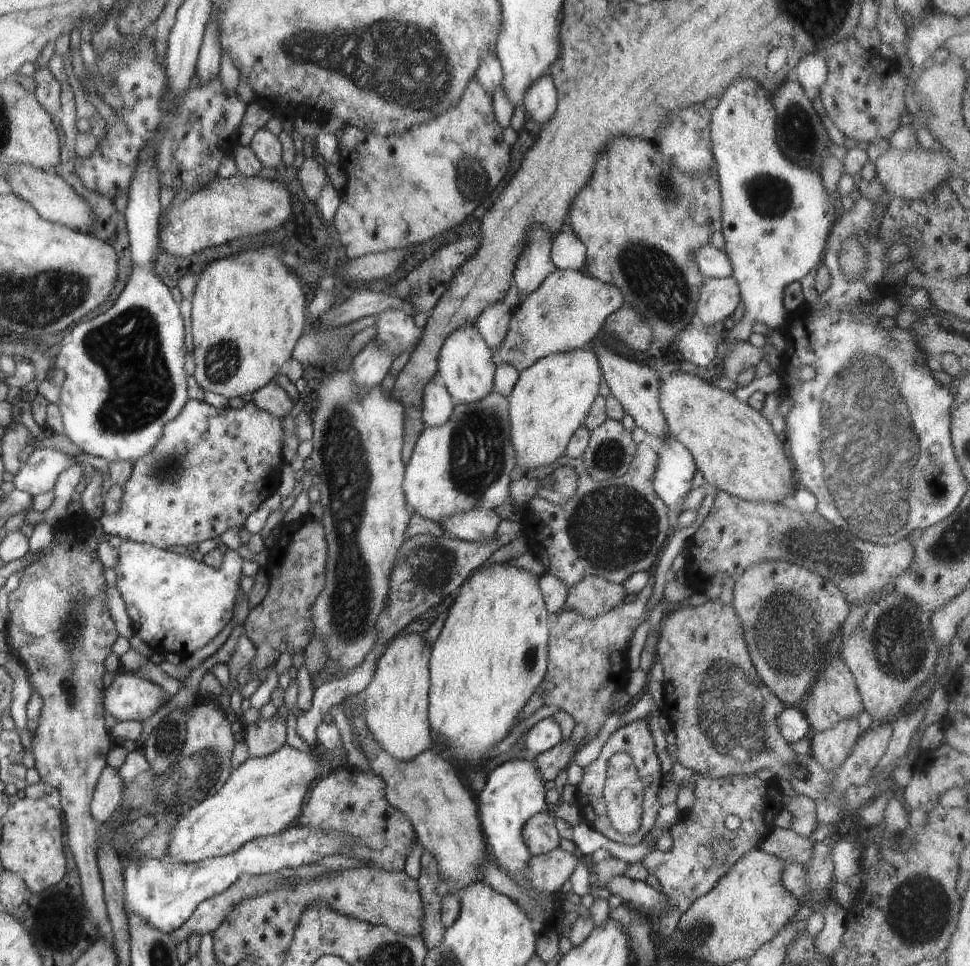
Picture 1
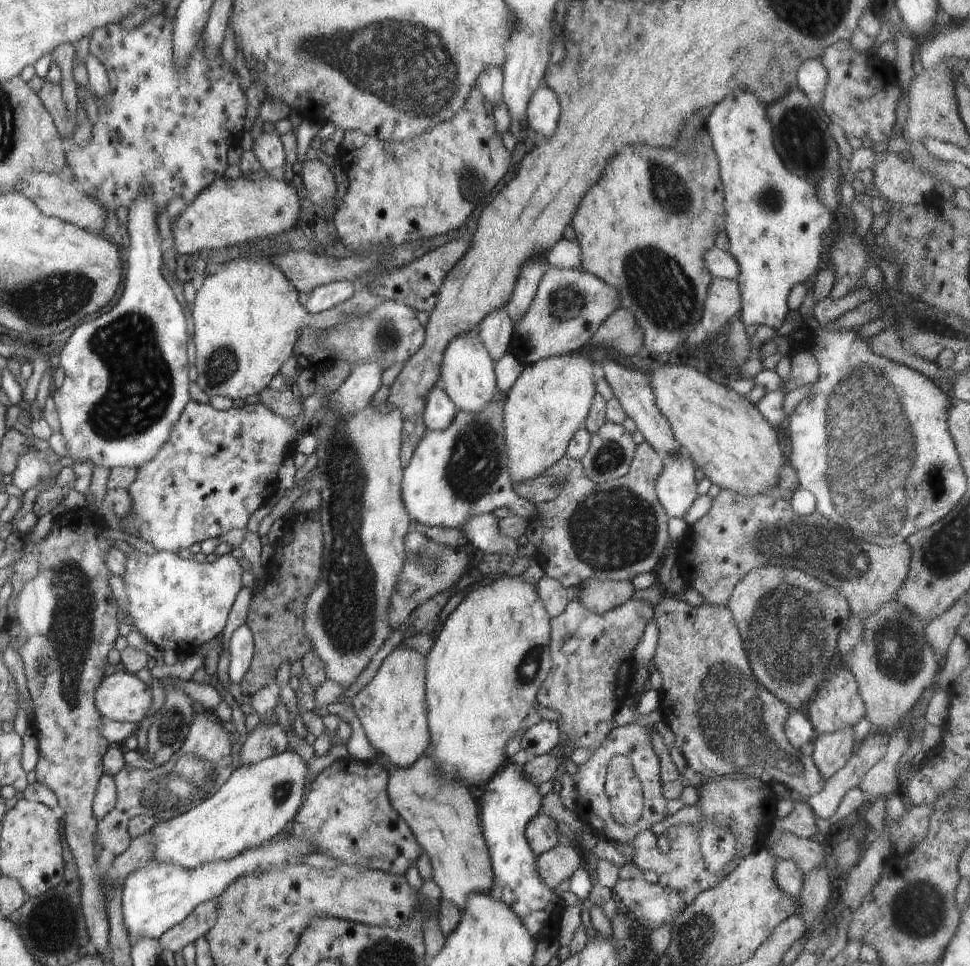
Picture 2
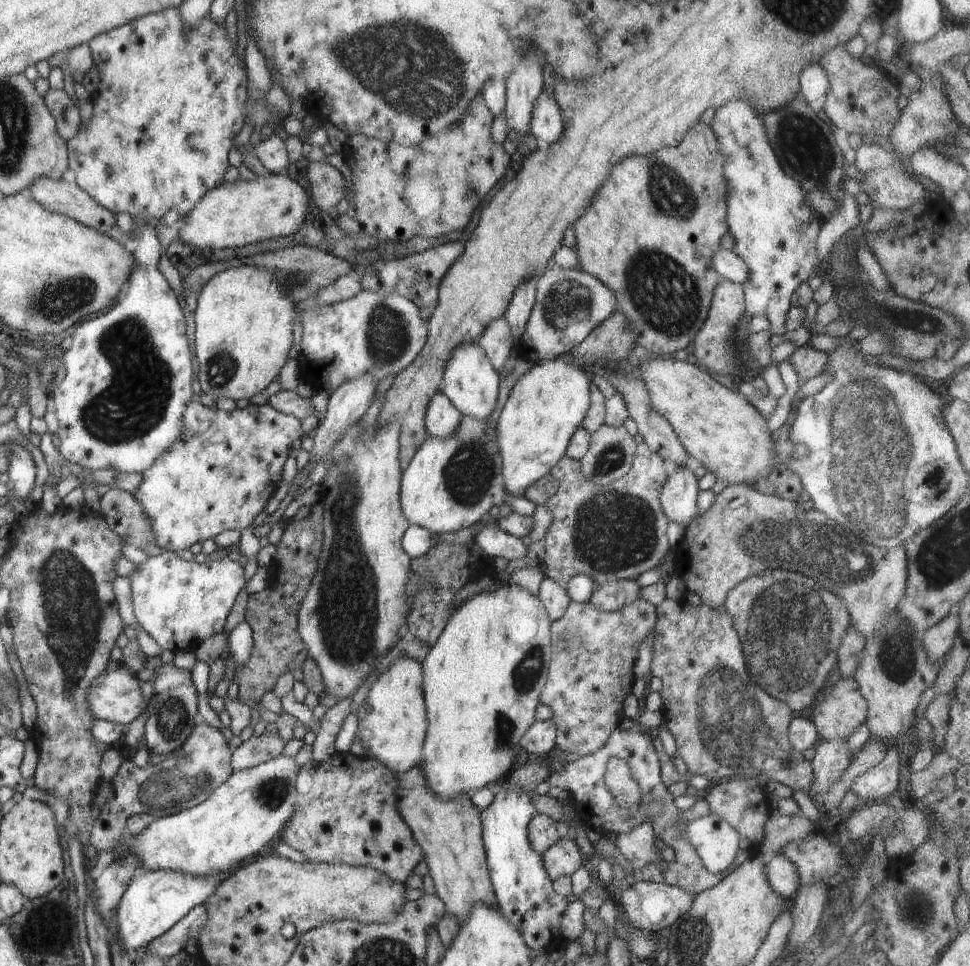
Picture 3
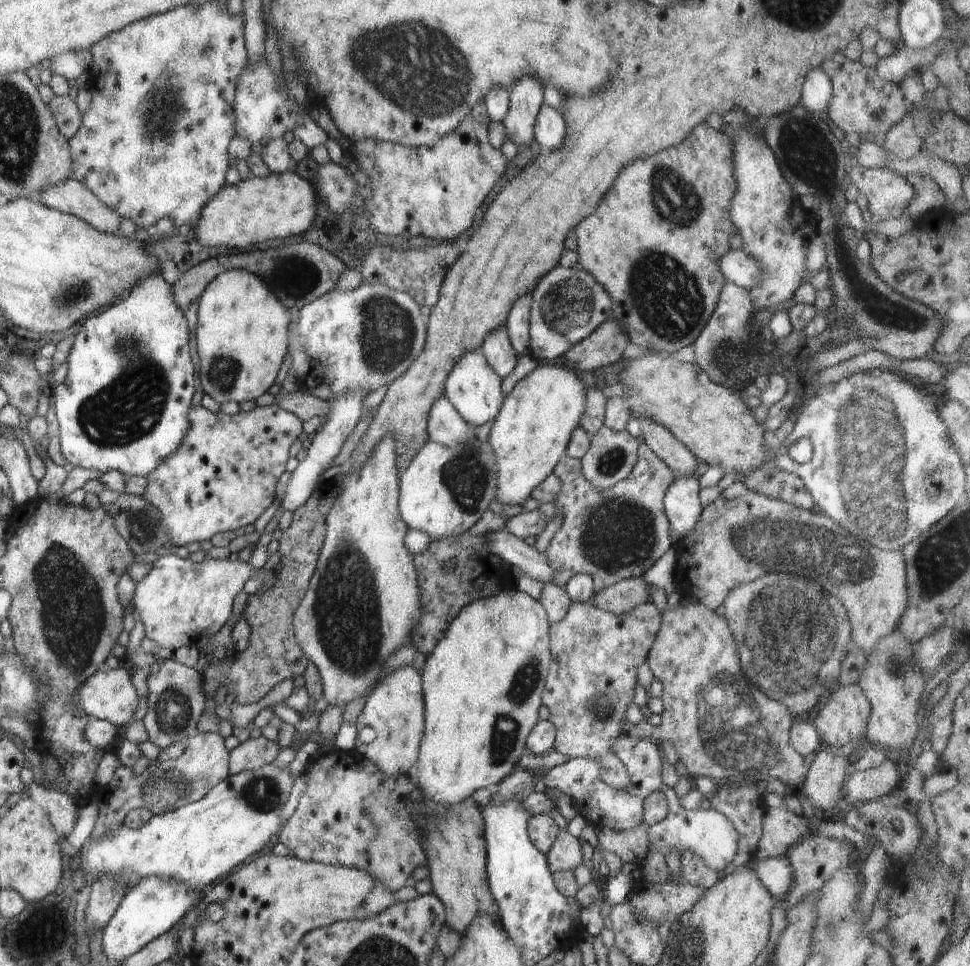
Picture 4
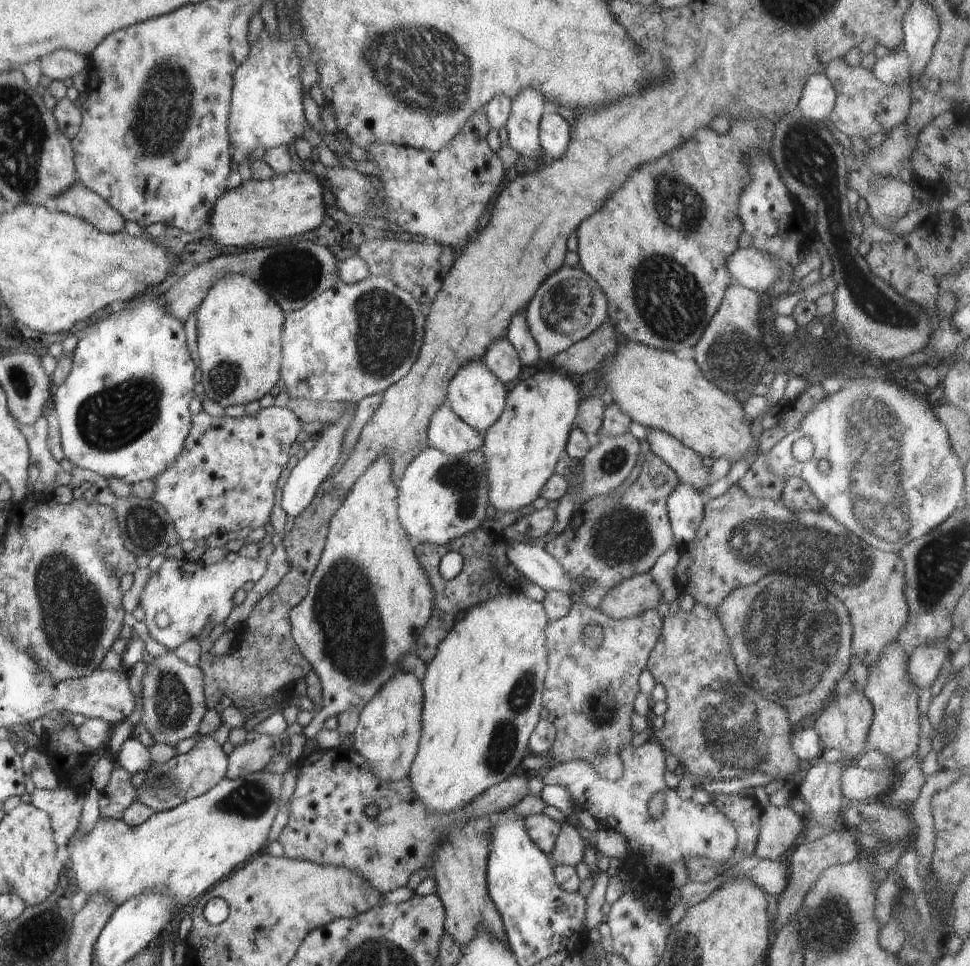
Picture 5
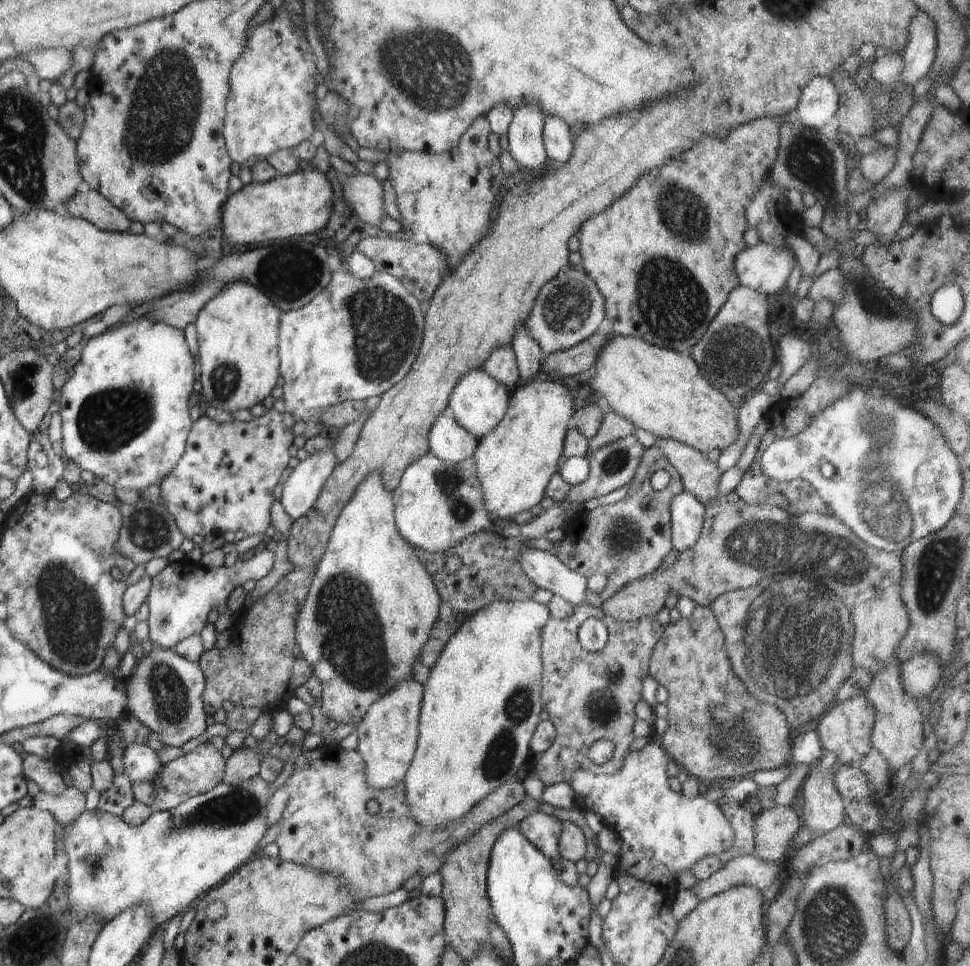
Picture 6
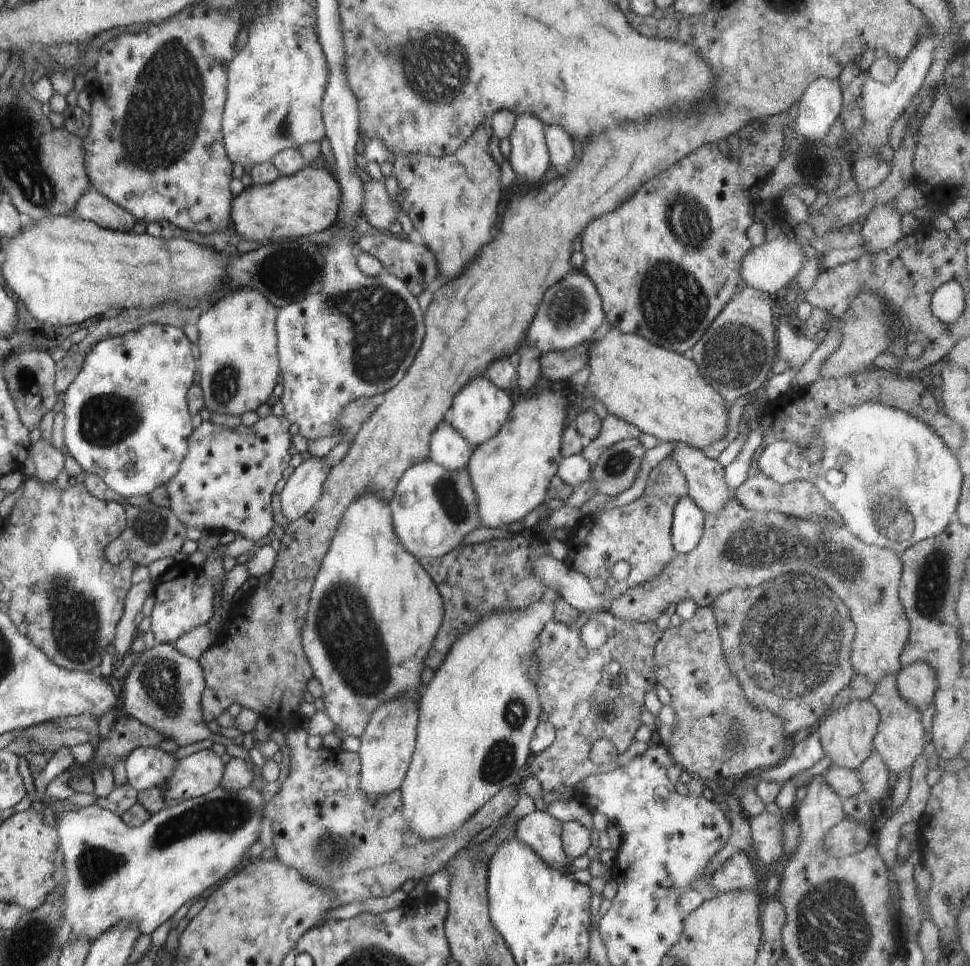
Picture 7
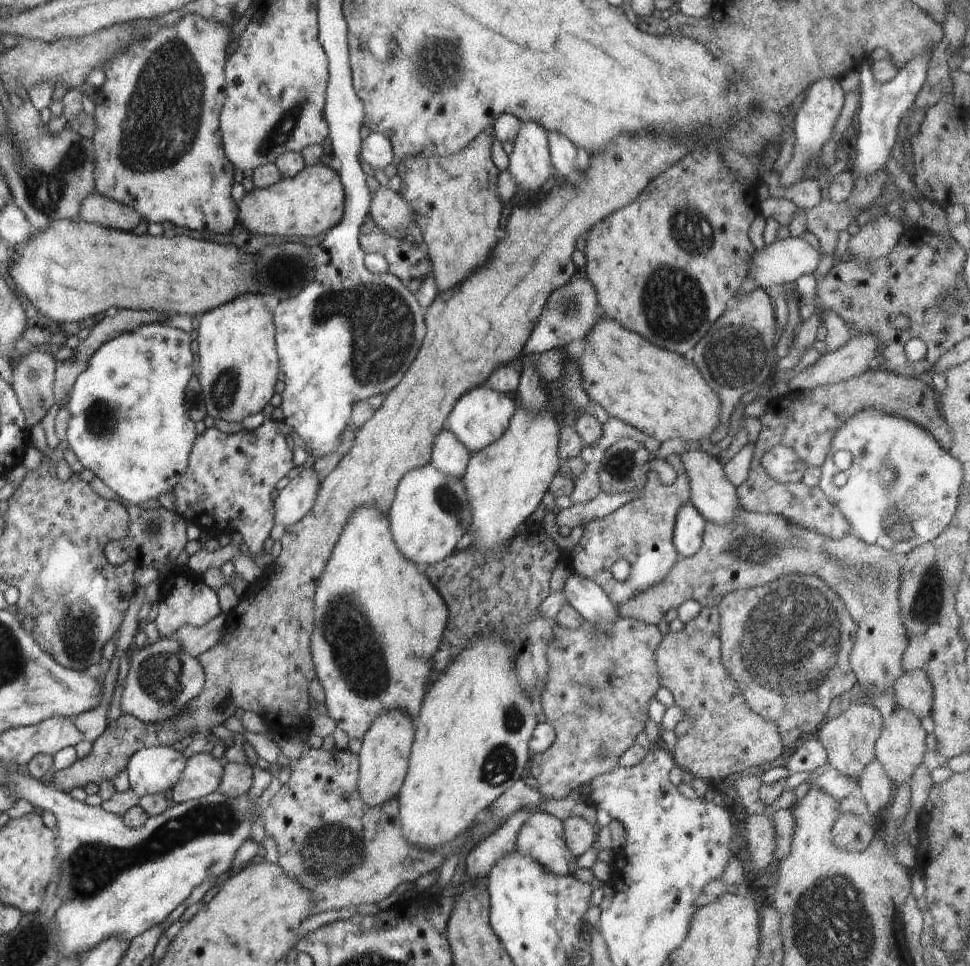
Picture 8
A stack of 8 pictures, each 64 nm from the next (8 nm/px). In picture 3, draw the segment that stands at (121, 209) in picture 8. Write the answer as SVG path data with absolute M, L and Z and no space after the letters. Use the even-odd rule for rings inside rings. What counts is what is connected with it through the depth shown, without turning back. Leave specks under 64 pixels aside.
M44 176L26 193L30 198L37 200L42 208L70 217L88 228L94 228L96 232L107 235L116 225L116 215L105 205L94 200L94 197L76 182L54 180Z

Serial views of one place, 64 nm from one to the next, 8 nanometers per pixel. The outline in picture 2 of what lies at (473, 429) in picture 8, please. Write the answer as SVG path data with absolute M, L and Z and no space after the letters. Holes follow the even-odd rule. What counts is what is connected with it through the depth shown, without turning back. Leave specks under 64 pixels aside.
M468 332L450 340L442 356L438 384L454 402L454 406L464 412L478 414L492 402L492 398L498 393L495 362L476 332Z

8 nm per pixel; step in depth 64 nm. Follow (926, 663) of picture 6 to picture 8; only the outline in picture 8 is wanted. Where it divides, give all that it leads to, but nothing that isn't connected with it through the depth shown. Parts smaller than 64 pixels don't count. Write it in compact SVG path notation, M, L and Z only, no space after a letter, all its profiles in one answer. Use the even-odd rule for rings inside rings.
M922 670L903 672L892 687L900 708L914 712L920 719L931 714L934 690L926 672Z

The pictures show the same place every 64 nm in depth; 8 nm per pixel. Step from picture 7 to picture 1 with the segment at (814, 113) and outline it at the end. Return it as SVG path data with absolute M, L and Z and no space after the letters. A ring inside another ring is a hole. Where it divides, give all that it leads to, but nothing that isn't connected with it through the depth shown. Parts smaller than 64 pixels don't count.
M821 53L804 56L793 71L793 77L800 83L811 101L820 96L820 88L826 82L827 74L828 66Z

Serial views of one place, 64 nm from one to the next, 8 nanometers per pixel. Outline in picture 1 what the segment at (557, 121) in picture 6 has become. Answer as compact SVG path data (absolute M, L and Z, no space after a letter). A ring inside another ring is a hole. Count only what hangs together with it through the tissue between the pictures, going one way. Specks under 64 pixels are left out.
M547 73L542 74L526 90L524 100L522 100L527 117L531 117L541 127L548 124L548 120L552 120L552 116L556 112L557 102L557 90L554 87L552 76Z

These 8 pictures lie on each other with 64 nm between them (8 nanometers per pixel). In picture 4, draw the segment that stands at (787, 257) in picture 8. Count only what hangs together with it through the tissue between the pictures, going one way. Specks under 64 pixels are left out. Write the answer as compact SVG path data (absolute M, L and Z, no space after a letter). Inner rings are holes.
M729 249L722 255L718 268L727 282L748 290L762 282L762 270L758 268L758 262L742 249Z

